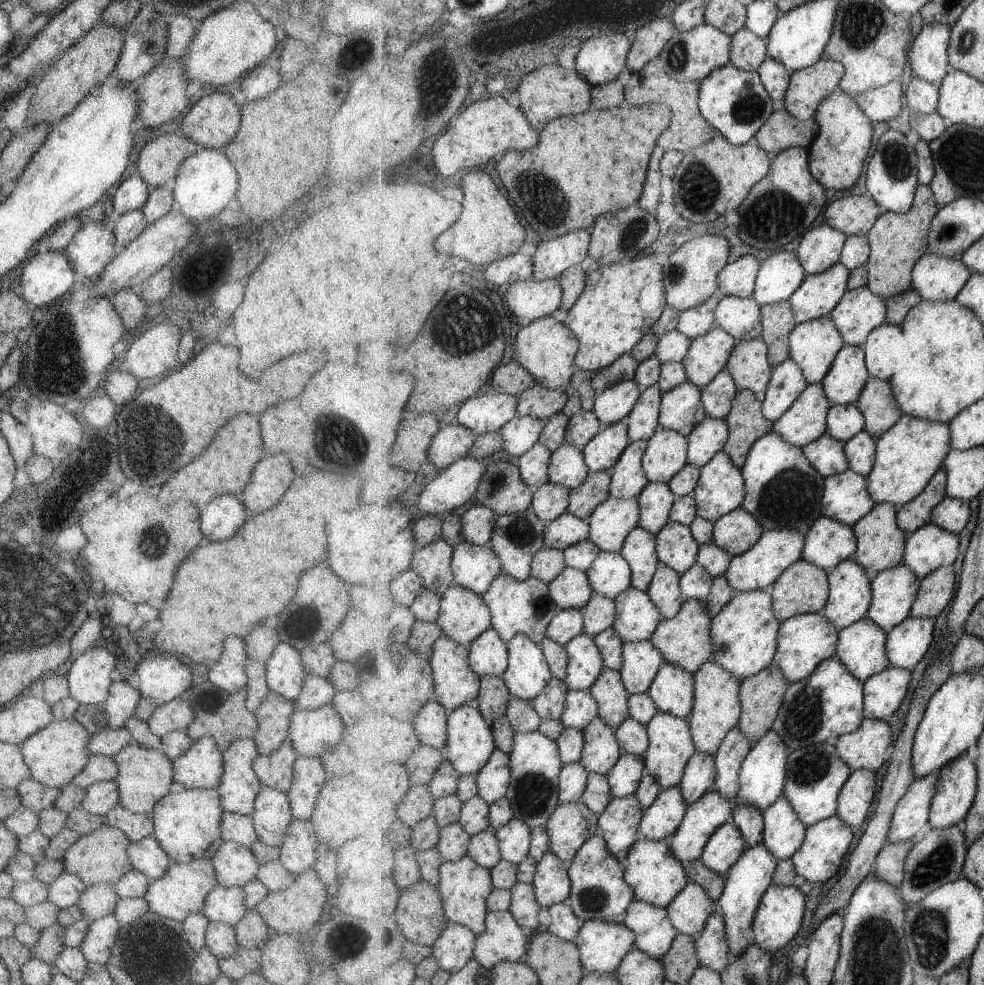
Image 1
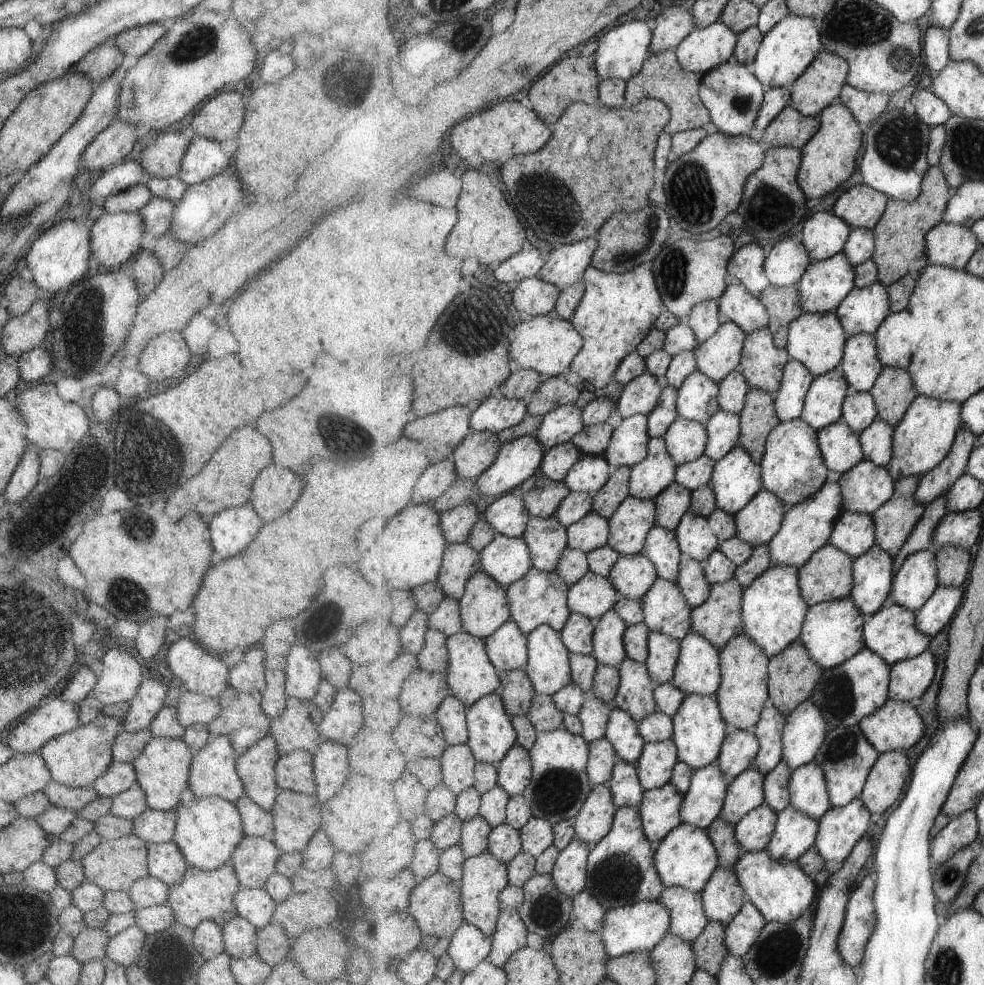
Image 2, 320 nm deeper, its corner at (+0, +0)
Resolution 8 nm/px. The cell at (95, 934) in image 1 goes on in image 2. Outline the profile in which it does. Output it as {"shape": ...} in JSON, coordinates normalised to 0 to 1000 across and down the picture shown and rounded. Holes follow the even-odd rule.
{"shape":[[[135,938],[123,943],[108,956],[107,975],[115,976],[126,982],[135,979],[143,969],[148,947]]]}

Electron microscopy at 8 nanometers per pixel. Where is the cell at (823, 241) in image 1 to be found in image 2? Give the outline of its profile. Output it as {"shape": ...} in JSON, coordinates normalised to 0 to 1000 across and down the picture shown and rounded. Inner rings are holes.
{"shape":[[[830,214],[817,225],[814,245],[826,265],[857,257],[868,230],[848,214]]]}

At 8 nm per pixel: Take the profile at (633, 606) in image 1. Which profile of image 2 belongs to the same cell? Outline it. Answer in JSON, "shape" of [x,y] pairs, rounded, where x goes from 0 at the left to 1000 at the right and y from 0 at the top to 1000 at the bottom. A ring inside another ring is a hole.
{"shape":[[[670,586],[652,610],[657,619],[654,631],[662,641],[679,644],[691,652],[704,642],[705,617],[688,592]]]}

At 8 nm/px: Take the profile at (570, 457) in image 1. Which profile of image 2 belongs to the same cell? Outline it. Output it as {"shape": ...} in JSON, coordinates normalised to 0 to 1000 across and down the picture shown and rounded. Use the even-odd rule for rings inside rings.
{"shape":[[[595,462],[578,478],[574,491],[580,498],[606,503],[622,484],[622,473],[615,462]]]}

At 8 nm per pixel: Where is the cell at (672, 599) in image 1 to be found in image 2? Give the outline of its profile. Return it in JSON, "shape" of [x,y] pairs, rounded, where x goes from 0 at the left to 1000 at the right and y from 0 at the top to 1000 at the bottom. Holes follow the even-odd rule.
{"shape":[[[693,562],[691,586],[688,593],[704,617],[718,611],[724,602],[724,593],[715,577],[716,573],[712,570],[705,568],[701,562]]]}

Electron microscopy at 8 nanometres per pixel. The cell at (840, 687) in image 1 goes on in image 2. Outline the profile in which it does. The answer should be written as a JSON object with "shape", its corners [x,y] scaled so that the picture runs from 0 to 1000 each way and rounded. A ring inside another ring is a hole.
{"shape":[[[879,657],[873,664],[846,679],[838,679],[825,709],[835,719],[843,739],[873,736],[903,710],[907,676],[892,663]]]}

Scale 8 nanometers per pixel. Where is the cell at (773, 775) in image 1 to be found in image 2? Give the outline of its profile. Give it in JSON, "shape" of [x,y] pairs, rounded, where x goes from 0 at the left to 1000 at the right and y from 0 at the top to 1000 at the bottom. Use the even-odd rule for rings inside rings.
{"shape":[[[822,708],[801,727],[797,739],[797,771],[807,782],[828,773],[843,741],[835,719]]]}

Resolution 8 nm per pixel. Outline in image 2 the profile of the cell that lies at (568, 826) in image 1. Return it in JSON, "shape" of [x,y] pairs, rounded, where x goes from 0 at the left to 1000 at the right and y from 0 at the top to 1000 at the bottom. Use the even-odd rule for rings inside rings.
{"shape":[[[618,795],[603,798],[602,805],[584,829],[586,851],[603,859],[623,841],[628,818]]]}

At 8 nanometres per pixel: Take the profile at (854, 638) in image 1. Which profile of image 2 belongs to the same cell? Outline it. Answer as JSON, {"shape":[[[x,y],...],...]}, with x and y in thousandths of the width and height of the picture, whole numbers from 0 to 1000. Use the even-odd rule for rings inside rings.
{"shape":[[[899,613],[895,619],[888,622],[886,628],[881,628],[879,632],[880,657],[892,662],[905,676],[938,664],[946,656],[948,647],[940,644],[932,636],[931,621],[921,615]]]}

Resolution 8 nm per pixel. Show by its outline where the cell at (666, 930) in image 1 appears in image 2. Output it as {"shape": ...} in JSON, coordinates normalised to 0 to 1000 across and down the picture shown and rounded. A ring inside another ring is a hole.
{"shape":[[[693,899],[678,901],[670,912],[680,923],[683,938],[681,946],[705,956],[721,938],[715,925],[713,907],[704,906]]]}

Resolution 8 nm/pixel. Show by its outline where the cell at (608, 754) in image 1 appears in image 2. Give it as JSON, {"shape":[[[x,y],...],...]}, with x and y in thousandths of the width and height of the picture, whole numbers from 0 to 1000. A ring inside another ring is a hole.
{"shape":[[[635,720],[621,724],[616,747],[626,759],[633,773],[647,776],[654,764],[657,751],[650,742],[650,734]]]}

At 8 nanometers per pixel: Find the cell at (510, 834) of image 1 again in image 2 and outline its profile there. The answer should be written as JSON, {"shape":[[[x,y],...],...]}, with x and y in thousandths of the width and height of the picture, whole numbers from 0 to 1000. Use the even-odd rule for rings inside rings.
{"shape":[[[542,829],[528,841],[529,853],[534,866],[540,866],[543,870],[550,869],[565,854],[565,845],[561,835],[553,830]]]}

